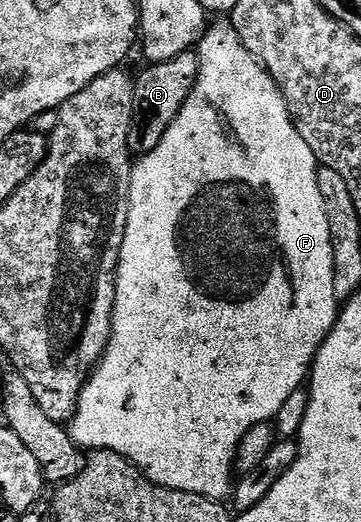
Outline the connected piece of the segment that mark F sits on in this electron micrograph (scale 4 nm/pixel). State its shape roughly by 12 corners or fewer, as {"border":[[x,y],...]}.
{"border":[[217,21],[133,165],[77,446],[225,501],[337,324],[316,157]]}

